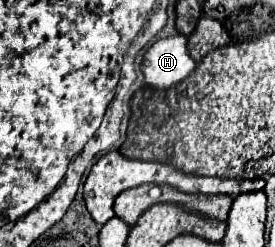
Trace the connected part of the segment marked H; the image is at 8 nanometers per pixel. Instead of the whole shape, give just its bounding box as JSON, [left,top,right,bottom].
[141,35,195,89]

